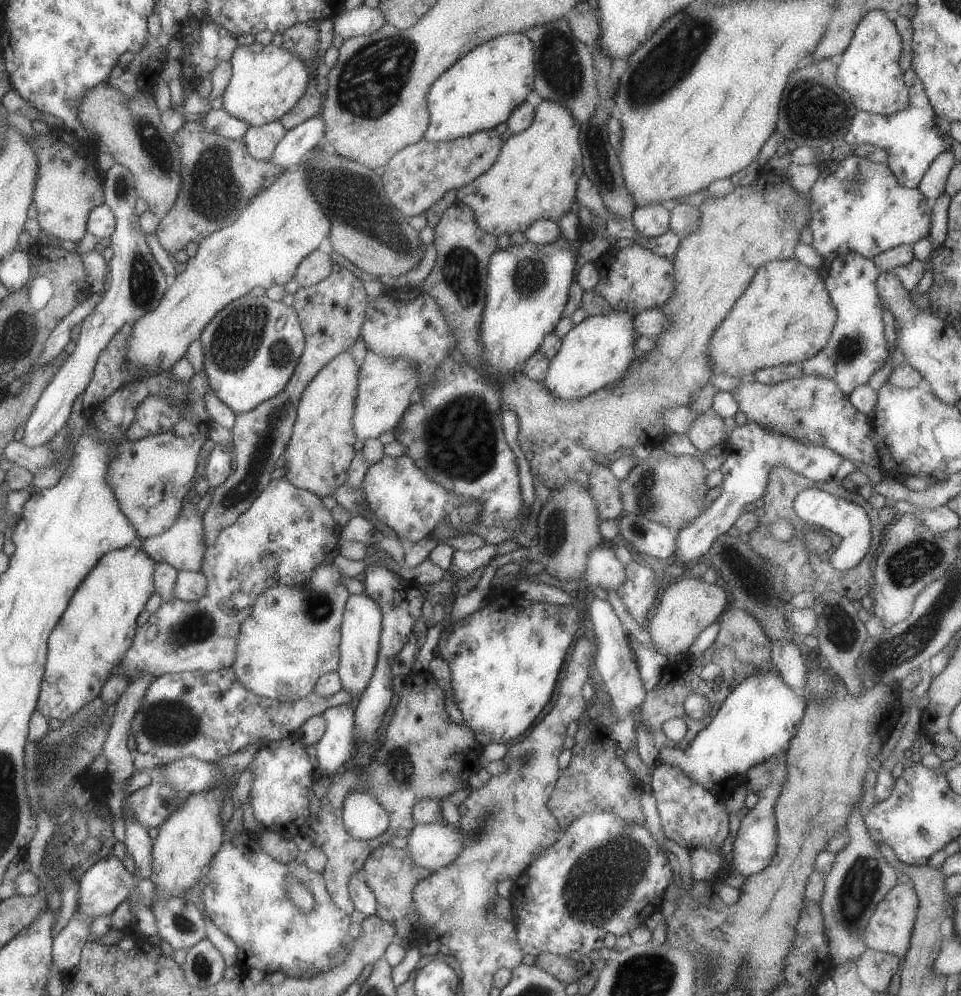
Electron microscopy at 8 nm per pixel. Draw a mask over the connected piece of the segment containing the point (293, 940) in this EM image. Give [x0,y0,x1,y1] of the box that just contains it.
[199,826,354,979]

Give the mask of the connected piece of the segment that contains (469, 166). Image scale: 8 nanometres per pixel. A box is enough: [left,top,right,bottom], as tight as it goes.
[381,129,505,218]

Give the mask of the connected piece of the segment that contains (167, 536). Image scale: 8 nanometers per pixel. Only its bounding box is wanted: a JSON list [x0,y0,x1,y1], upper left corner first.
[140,500,207,571]

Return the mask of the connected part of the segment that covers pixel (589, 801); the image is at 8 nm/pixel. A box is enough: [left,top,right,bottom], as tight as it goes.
[549,690,646,832]

